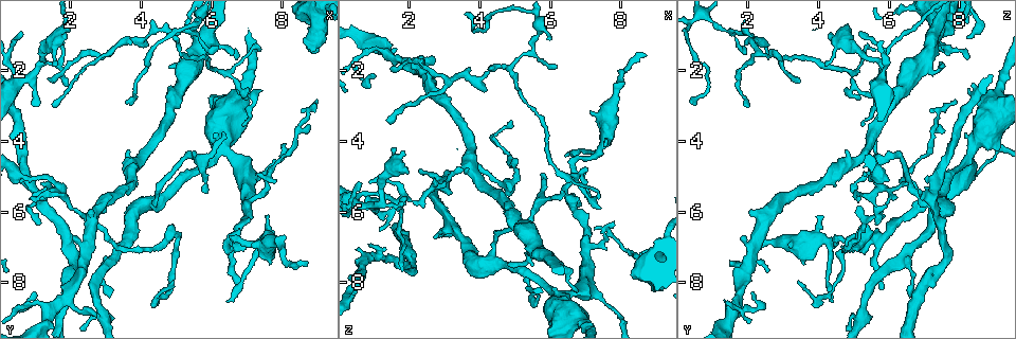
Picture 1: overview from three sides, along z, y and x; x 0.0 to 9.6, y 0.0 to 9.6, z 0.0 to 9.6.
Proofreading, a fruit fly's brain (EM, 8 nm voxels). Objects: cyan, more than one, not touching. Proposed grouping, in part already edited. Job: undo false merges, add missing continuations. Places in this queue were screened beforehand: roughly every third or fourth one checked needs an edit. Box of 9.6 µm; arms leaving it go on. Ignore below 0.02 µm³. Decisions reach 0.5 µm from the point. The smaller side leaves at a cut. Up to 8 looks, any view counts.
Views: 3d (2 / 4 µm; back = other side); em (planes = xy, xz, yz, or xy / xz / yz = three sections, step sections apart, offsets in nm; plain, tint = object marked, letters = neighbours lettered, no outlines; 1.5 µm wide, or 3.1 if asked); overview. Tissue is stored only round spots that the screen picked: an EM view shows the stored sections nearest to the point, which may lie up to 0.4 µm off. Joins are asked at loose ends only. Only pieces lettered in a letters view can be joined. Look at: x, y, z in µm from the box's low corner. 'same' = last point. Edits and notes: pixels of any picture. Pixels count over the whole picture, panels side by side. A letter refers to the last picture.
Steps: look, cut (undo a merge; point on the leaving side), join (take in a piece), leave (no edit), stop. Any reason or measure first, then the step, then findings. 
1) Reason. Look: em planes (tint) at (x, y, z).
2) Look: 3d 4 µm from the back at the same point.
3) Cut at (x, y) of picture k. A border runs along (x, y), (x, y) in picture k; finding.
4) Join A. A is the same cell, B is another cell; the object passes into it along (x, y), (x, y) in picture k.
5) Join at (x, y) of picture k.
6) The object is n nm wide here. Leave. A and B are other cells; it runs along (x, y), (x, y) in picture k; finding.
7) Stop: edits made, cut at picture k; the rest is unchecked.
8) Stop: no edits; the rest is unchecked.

Branch stops here. Look: em yz step 8 (letters) at (6.25, 3.80, 5.40).

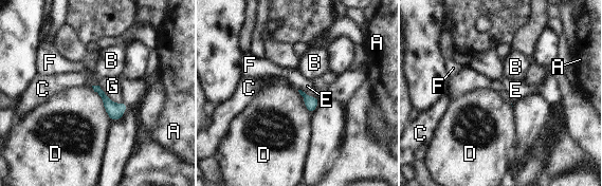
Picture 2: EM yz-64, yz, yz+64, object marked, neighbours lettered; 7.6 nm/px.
Another direction. Look: em planes (letters) at the same point.

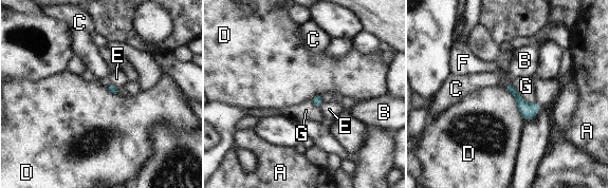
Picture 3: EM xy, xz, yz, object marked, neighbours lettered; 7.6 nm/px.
The longest contact is with D, 300 nm. Leave. A, B, C, D, E, F and G are other cells; a border runs along (504, 86), (524, 119) in picture 3; none of them fits.

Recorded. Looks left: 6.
Look: em xz step 4 (tint) at (8.95, 2.85, 7.90).

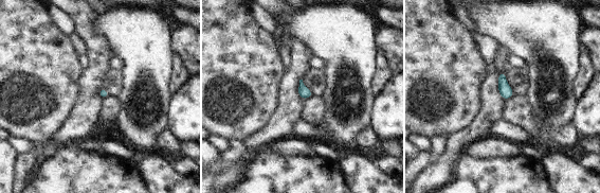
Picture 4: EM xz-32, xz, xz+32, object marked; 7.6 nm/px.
Another direction. Look: em planes (letters) at the same point.

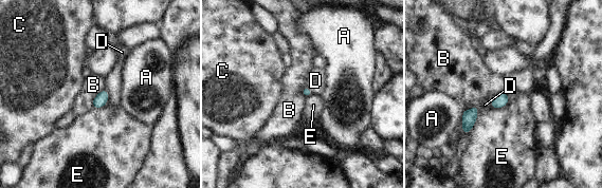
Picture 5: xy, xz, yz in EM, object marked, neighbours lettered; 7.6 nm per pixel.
The object is 70 nm wide here. Leave. A, B, C, D and E are other cells; a border runs along (104, 88), (94, 97), (92, 107) in picture 5; none of them fits.

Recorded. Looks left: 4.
Free end. Look: 3d 4 µm at (1.85, 0.95, 4.45).

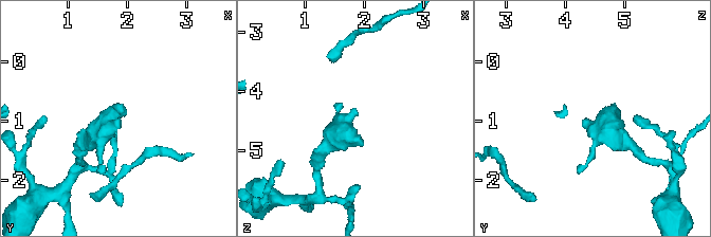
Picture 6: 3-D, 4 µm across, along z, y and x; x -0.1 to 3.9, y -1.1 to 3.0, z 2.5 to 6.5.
Look: em planes (letters) at (1.80, 0.95, 4.40).

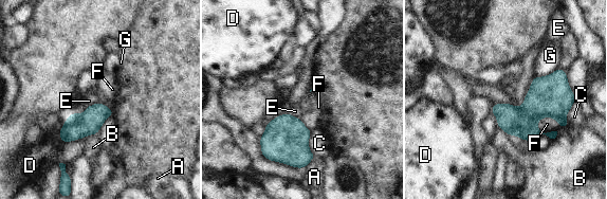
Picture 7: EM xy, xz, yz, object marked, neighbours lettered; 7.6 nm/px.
Leave. A, B, C, D, E, F and G are other cells; no lettered piece goes on from it.

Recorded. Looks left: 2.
Stop: no edits; the rest is unchecked.

